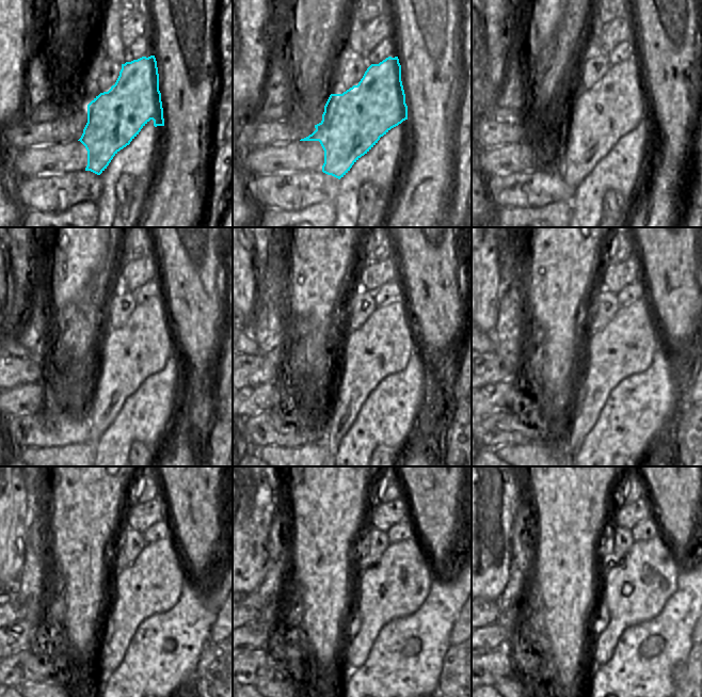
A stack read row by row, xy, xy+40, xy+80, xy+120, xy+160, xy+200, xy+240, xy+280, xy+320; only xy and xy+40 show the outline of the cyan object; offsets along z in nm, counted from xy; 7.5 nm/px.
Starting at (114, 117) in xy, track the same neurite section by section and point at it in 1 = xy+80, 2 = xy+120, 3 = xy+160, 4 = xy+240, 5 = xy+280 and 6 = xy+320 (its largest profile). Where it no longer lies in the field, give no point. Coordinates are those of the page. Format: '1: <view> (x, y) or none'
1: xy+80 (600, 116)
2: xy+120 (127, 355)
3: xy+160 (381, 347)
4: xy+240 (153, 584)
5: xy+280 (397, 586)
6: xy+320 (635, 591)

